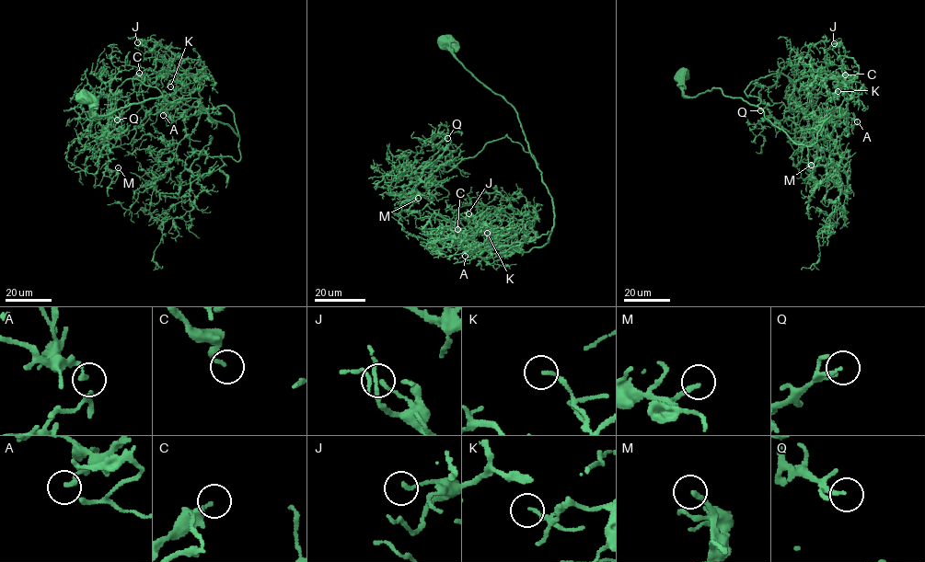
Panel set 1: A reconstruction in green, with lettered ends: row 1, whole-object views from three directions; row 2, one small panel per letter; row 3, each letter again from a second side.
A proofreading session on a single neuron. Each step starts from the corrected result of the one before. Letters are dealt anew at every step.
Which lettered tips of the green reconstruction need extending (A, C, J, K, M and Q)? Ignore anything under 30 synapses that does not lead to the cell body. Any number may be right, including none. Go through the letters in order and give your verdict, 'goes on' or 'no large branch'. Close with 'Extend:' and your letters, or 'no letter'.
A: no large branch
C: no large branch
J: no large branch
K: no large branch
M: goes on
Q: goes on
Extend: M, Q

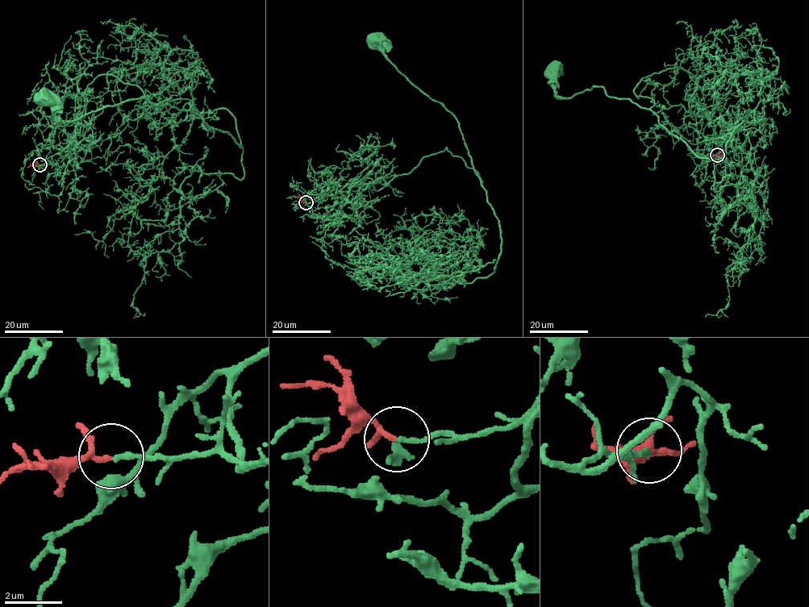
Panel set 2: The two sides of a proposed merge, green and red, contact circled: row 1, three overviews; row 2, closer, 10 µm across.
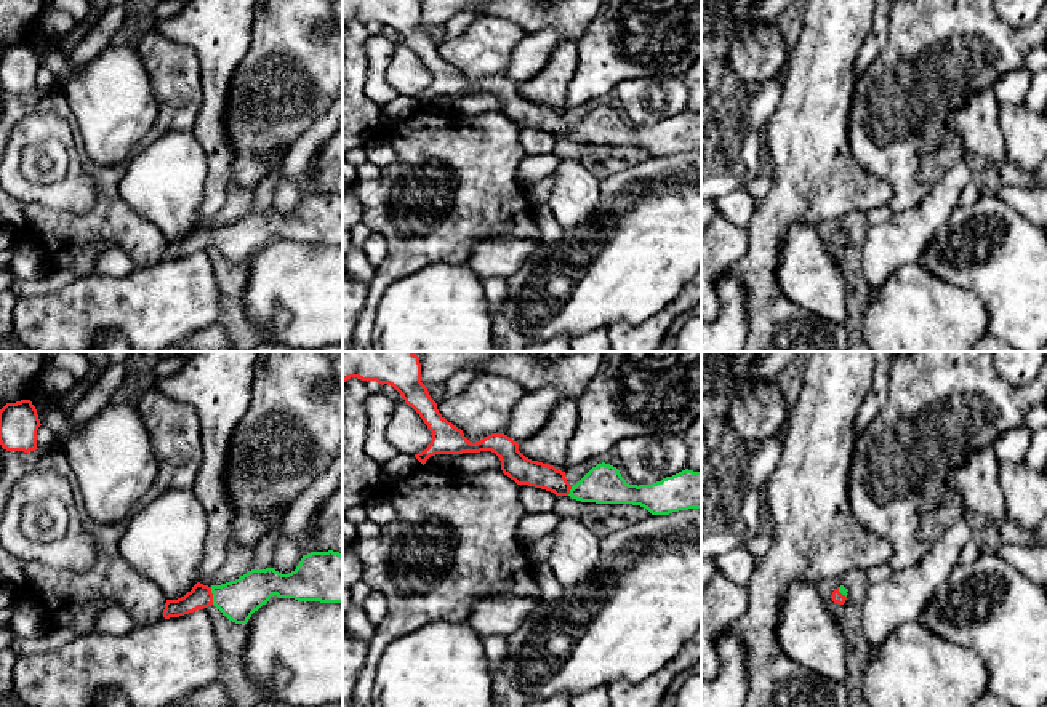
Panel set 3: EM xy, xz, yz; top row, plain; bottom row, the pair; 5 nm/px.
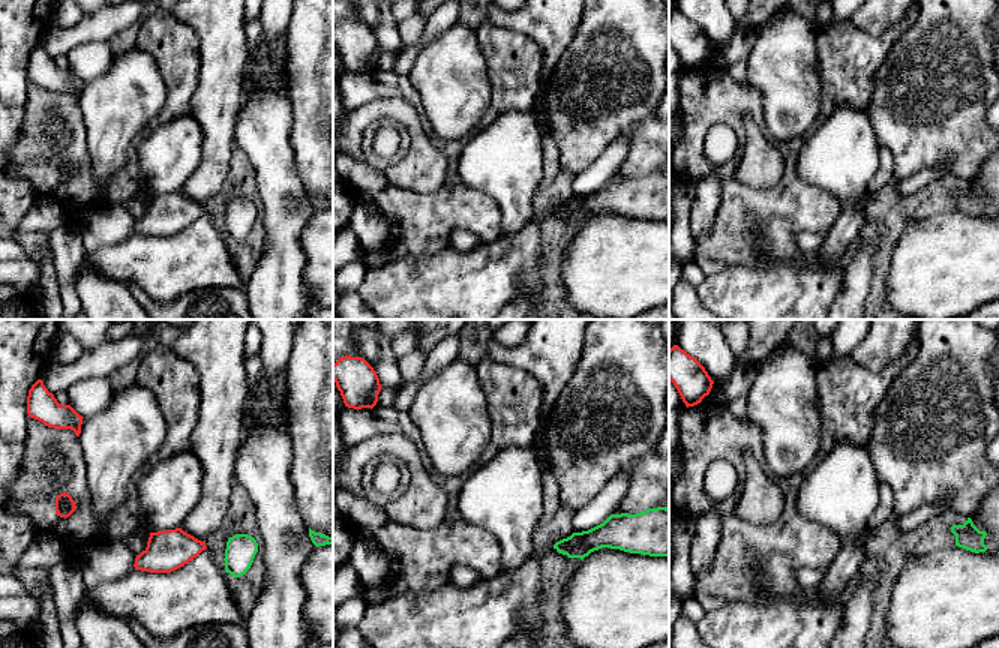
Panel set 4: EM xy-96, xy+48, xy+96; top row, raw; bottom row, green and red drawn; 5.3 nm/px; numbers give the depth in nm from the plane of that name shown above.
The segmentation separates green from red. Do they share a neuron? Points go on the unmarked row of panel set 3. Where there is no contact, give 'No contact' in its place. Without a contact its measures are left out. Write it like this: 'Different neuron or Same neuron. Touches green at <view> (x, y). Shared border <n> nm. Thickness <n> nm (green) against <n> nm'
Same neuron. Touches green at xy (213, 237). Shared border 90 nm. Thickness 200 nm (green) against 120 nm

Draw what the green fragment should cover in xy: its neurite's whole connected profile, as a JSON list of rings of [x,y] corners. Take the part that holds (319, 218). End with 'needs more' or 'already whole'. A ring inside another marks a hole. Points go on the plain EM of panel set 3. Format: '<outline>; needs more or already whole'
[[[311,194],[288,216],[266,210],[251,211],[221,227],[197,224],[184,238],[166,242],[163,259],[179,259],[215,246],[229,262],[247,266],[272,237],[298,243],[343,245],[343,195]]]; needs more

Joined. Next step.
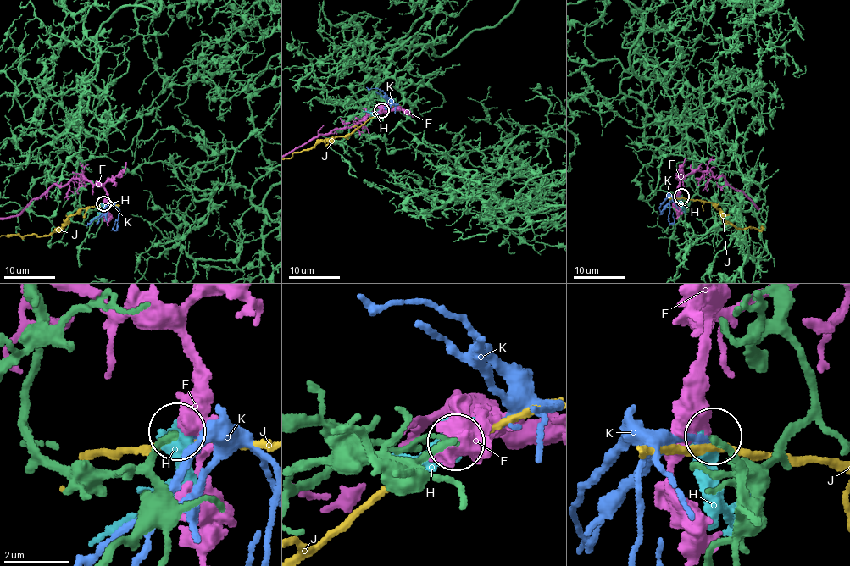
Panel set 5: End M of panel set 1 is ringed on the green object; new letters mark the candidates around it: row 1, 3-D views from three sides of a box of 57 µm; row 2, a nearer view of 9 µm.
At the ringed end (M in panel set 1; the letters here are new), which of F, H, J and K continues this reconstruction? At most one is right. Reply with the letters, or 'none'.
K

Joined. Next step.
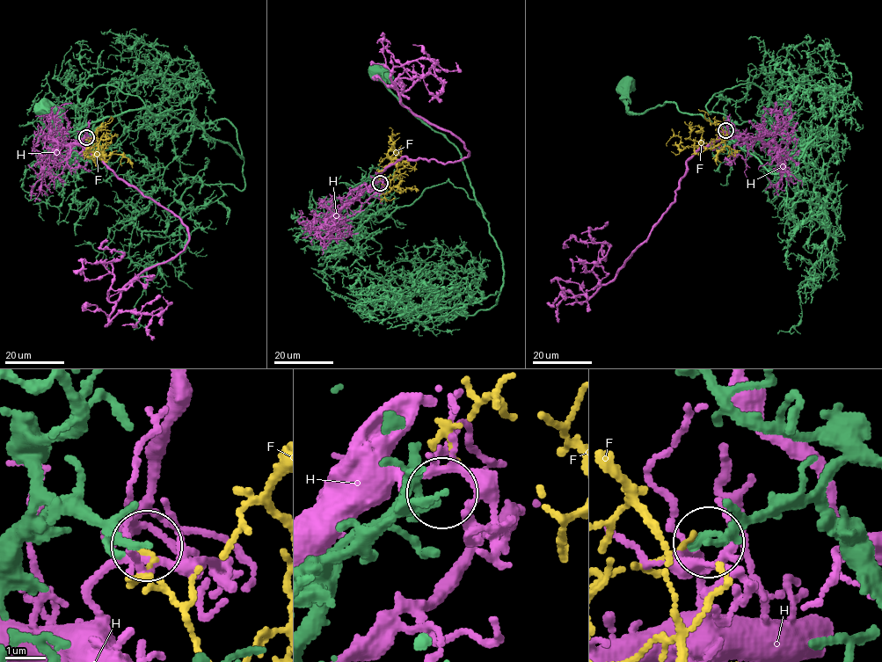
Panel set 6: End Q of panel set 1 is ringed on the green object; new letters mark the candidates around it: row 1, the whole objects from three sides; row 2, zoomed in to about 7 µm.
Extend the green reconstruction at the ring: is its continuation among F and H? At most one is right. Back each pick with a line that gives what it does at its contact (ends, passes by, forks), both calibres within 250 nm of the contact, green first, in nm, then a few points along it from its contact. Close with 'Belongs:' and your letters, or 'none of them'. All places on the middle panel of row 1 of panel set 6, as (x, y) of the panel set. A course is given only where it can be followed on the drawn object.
Belongs: none of them

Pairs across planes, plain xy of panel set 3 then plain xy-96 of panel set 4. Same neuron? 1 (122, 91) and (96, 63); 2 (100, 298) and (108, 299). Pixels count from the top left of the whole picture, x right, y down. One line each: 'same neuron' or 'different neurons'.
1: different neurons
2: different neurons

